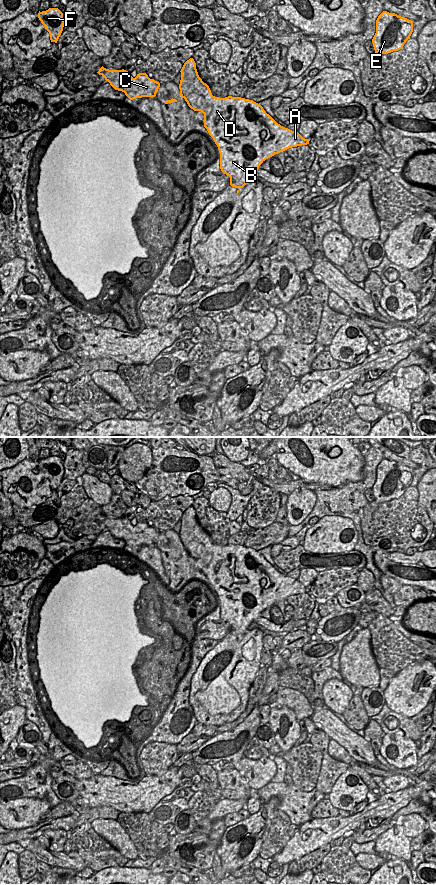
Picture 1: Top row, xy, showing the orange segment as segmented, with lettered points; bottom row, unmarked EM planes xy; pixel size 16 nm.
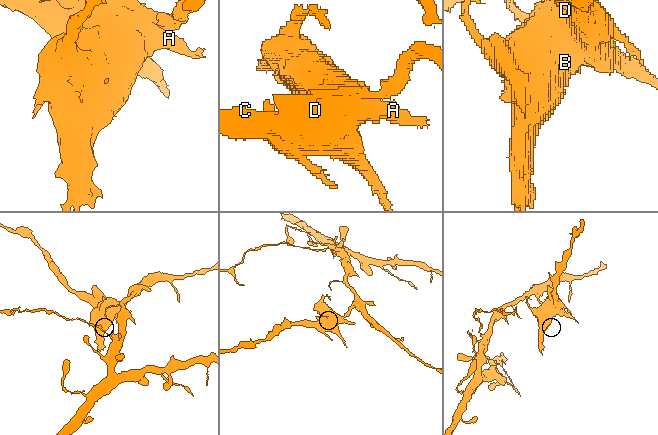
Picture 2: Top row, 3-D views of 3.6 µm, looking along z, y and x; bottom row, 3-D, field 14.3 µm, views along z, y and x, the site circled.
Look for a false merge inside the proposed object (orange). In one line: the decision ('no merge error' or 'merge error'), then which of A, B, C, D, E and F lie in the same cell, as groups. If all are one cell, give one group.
merge error; groups A E / B C D F

